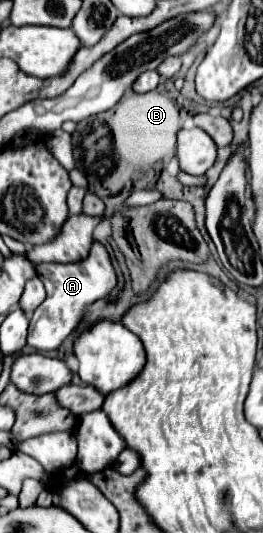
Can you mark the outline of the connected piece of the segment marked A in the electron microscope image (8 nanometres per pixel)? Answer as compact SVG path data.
M95 240L91 246L91 252L85 260L79 262L67 262L67 264L39 264L37 266L37 276L45 284L47 298L45 302L33 312L31 324L29 324L29 336L27 344L33 346L35 350L39 348L41 352L47 350L57 350L65 338L81 324L85 308L101 298L107 298L115 288L117 288L117 272L111 262L111 256L107 248Z

